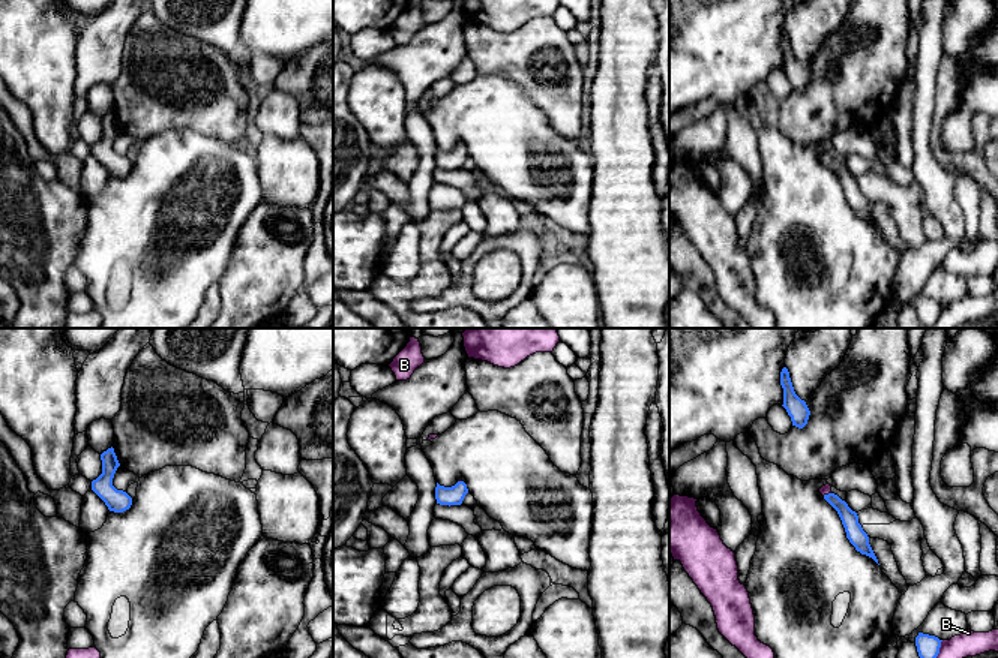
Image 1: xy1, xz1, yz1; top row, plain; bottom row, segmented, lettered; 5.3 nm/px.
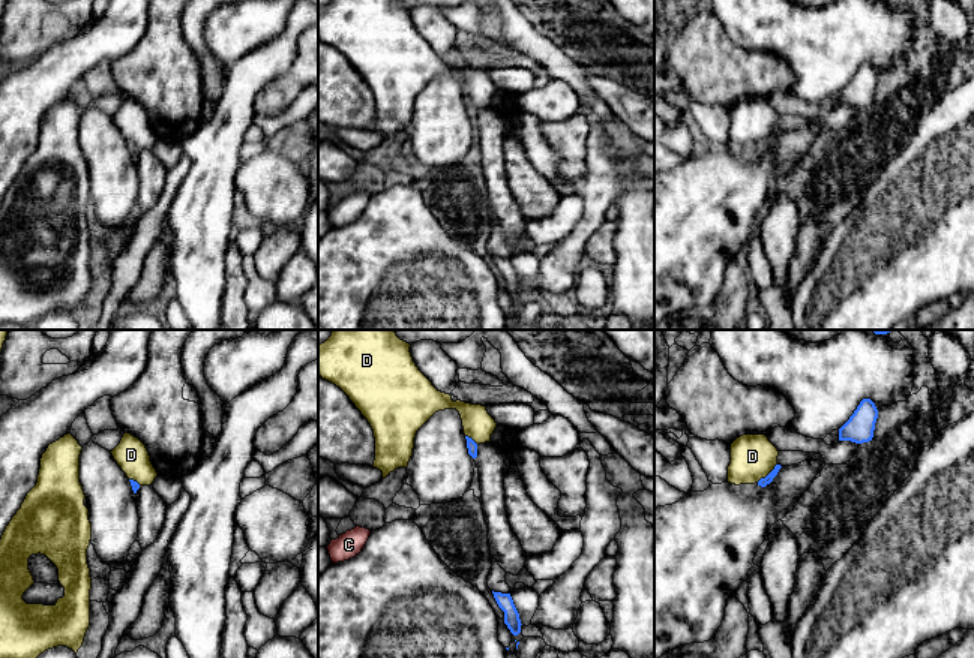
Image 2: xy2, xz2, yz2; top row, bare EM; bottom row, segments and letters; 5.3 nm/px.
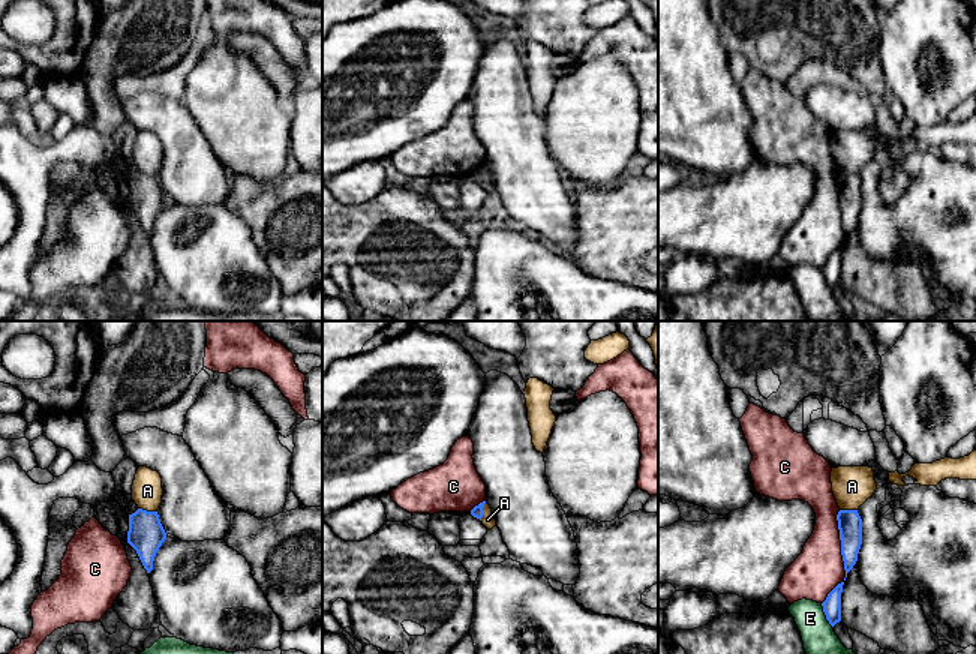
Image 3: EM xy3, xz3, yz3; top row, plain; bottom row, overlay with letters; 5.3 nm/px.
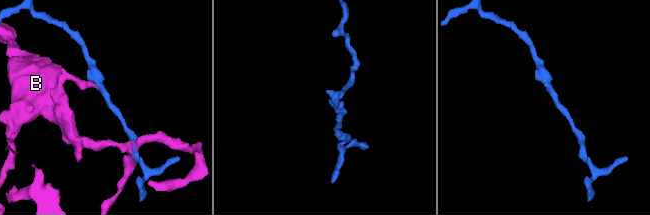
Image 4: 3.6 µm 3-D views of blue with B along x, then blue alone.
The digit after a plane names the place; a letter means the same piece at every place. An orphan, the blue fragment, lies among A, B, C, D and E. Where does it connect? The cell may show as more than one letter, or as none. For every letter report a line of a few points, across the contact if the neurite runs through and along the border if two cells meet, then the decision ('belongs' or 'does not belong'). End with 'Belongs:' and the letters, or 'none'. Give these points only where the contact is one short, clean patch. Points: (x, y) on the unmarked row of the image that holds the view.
A: xy3 (138, 171), (156, 176) | does not belong
B: belongs
C: yz3 (840, 174), (837, 192), (844, 242), (822, 267) | does not belong
D: yz2 (776, 128), (757, 146) | does not belong
E: yz3 (820, 267), (825, 282), (832, 291) | does not belong
Belongs: B

